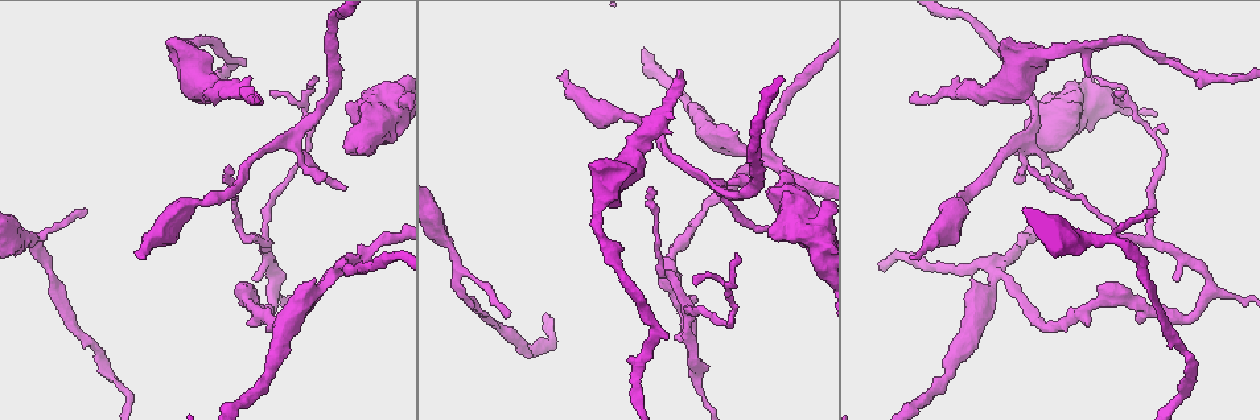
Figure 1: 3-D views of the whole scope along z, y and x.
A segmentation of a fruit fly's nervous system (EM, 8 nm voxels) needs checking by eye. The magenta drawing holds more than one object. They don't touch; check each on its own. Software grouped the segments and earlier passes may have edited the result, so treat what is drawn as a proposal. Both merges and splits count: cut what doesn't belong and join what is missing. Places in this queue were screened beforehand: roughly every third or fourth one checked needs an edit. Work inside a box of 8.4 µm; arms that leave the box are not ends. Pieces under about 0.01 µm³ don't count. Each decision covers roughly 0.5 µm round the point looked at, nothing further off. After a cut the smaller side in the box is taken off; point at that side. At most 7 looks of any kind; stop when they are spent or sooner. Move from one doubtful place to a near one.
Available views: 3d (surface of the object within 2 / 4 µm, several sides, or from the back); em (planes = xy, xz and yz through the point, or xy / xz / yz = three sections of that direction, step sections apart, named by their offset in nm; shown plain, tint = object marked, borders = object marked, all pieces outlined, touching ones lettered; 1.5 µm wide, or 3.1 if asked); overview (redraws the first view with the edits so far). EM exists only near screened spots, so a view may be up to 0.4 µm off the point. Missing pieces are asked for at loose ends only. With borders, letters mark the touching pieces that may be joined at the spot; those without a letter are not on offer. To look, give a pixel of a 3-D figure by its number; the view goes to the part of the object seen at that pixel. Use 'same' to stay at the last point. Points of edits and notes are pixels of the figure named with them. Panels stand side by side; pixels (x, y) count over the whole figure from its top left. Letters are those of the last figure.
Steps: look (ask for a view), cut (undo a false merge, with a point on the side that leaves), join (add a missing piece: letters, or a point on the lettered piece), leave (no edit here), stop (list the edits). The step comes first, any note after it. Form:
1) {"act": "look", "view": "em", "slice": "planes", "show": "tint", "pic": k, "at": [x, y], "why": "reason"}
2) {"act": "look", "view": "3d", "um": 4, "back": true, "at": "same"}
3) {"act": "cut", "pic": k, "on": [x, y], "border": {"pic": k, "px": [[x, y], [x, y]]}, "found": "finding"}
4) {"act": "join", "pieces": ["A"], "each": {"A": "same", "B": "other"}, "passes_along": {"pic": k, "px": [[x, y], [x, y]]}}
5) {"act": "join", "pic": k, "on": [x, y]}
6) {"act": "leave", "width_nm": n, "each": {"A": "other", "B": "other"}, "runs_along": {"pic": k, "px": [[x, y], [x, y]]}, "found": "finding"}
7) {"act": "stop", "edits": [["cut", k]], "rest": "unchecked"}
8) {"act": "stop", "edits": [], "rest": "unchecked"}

{"act": "look", "view": "em", "slice": "xz", "step": 4, "show": "borders", "pic": 1, "at": [565, 71], "why": "branch stops here"}

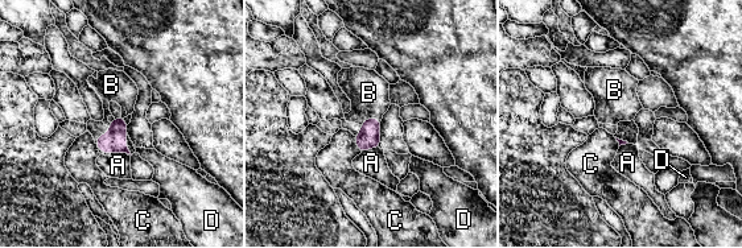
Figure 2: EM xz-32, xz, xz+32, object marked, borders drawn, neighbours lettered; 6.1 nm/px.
{"act": "look", "view": "em", "slice": "xy", "step": 8, "show": "borders", "at": "same", "why": "cut it another way"}

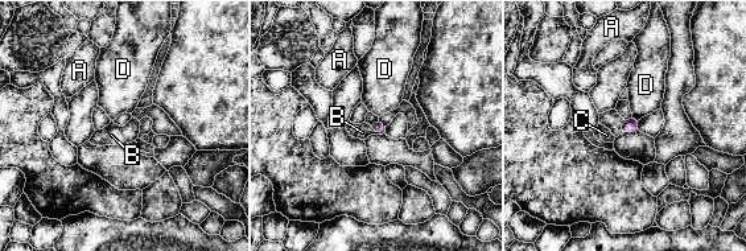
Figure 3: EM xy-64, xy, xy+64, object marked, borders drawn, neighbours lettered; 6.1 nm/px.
{"act": "join", "pieces": ["B"], "each": {"A": "other", "B": "same", "C": "other", "D": "other"}, "passes_along": {"pic": 3, "px": [[378, 127], [375, 131], [362, 132]]}, "found": "the neuron continues"}

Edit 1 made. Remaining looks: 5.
{"act": "look", "view": "overview", "why": "redraw"}

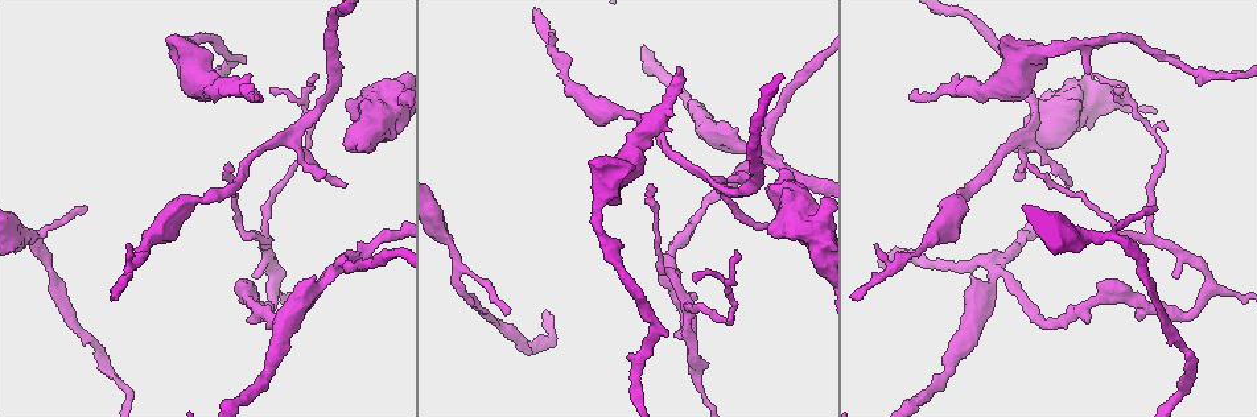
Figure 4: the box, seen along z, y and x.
{"act": "look", "view": "em", "slice": "planes", "show": "borders", "pic": 4, "at": [1015, 150], "why": "branch stops here"}

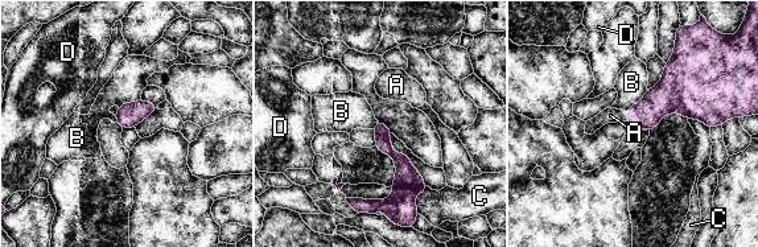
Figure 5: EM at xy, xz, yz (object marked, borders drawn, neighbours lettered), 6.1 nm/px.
{"act": "join", "pieces": ["A"], "each": {"A": "same", "B": "other", "C": "other", "D": "other"}, "found": "it goes on there"}

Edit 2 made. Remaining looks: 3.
{"act": "look", "view": "3d", "um": 2, "back": true, "pic": 4, "at": [259, 102], "why": "branch stops here"}

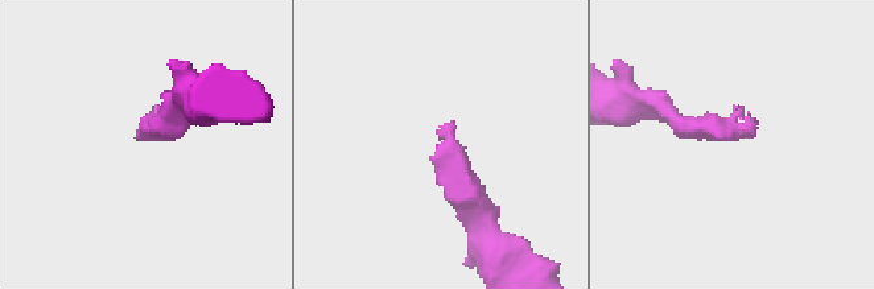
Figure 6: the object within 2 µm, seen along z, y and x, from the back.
{"act": "look", "view": "em", "slice": "yz", "step": 8, "show": "borders", "pic": 6, "at": [753, 137]}

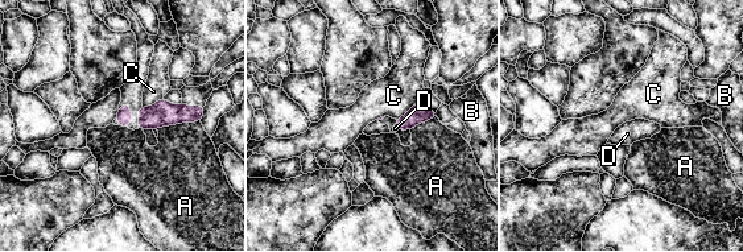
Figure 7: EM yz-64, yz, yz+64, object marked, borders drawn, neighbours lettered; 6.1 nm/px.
{"act": "look", "view": "em", "slice": "planes", "show": "borders", "at": "same"}

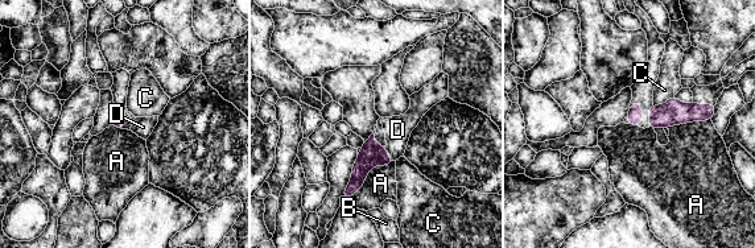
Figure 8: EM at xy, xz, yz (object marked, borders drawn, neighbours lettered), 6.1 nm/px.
{"act": "join", "pieces": ["D"], "longest_contact_nm": ["A", 400], "each": {"A": "other", "B": "other", "C": "other", "D": "same"}, "found": "the neuron continues"}

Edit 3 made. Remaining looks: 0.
{"act": "stop", "edits": [["join", 3], ["join", 5], ["join", 8]], "rest": "unchecked"}

